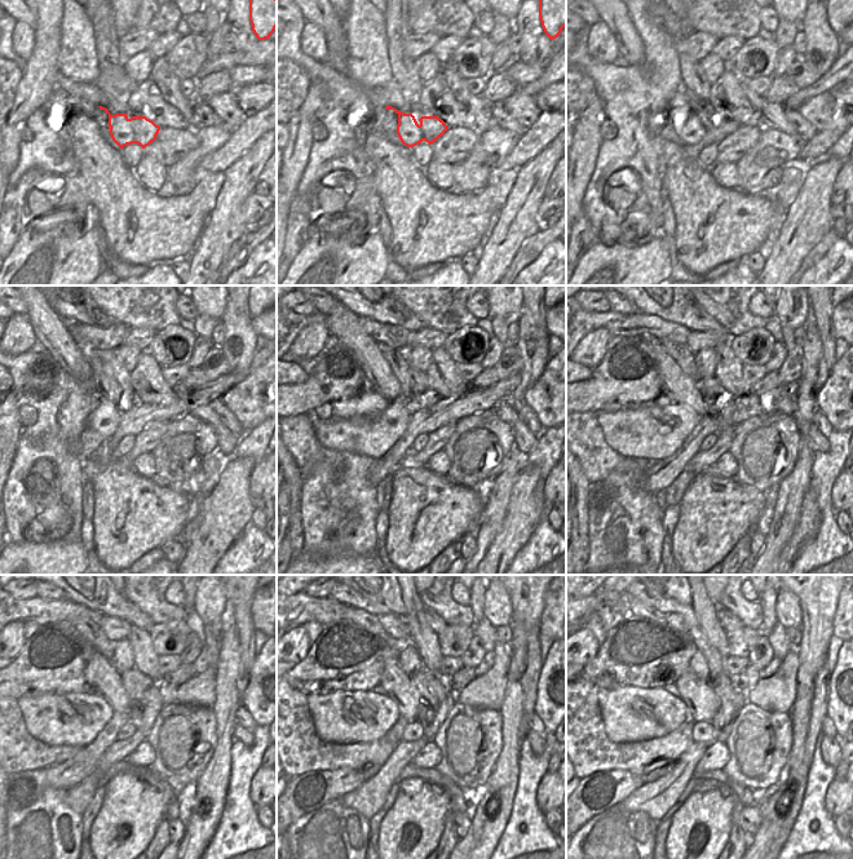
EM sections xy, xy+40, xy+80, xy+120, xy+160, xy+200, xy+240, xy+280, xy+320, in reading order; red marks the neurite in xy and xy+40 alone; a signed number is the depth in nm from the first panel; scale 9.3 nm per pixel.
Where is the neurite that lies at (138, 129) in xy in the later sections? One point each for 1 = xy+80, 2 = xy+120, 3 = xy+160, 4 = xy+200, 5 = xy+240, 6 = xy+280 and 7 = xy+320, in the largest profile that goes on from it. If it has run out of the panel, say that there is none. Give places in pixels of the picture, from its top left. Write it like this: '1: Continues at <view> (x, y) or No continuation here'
1: Continues at xy+80 (688, 125)
2: Continues at xy+120 (102, 423)
3: Continues at xy+160 (371, 435)
4: Continues at xy+200 (654, 432)
5: Continues at xy+240 (74, 718)
6: Continues at xy+280 (345, 716)
7: Continues at xy+320 (630, 713)

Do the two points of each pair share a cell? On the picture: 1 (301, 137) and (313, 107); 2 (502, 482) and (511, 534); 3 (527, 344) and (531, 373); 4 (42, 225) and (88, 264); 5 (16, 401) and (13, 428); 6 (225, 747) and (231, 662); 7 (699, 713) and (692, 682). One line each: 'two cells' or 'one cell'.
1: one cell
2: two cells
3: one cell
4: two cells
5: one cell
6: one cell
7: one cell

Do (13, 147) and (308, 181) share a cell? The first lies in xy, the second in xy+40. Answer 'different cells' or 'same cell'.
different cells

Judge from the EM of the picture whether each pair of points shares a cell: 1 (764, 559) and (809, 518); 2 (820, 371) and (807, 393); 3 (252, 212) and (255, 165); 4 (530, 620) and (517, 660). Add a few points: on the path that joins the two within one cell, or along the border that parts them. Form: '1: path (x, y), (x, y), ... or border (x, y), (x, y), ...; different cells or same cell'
1: border (801, 505), (799, 522), (776, 559); different cells
2: path (817, 376), (807, 388); same cell
3: border (253, 191), (243, 203), (243, 220), (246, 222); different cells
4: path (520, 631), (518, 650); same cell

